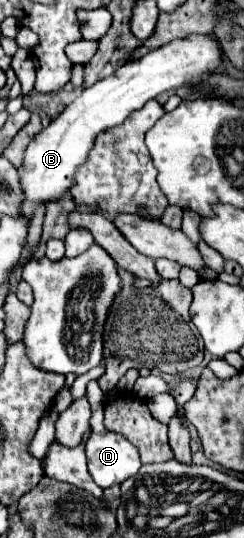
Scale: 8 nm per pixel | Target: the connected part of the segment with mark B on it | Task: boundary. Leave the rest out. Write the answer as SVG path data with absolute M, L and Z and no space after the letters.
M192 34L184 40L172 40L170 44L150 50L140 60L132 60L118 68L112 76L96 82L92 88L86 88L66 110L50 122L26 148L24 166L18 170L20 182L26 194L22 210L26 216L32 216L38 202L48 202L60 198L72 186L74 172L80 164L86 162L90 148L94 146L96 134L124 122L130 112L144 106L144 102L156 98L158 94L180 88L190 80L200 80L210 74L220 64L222 52L220 44L212 36Z

